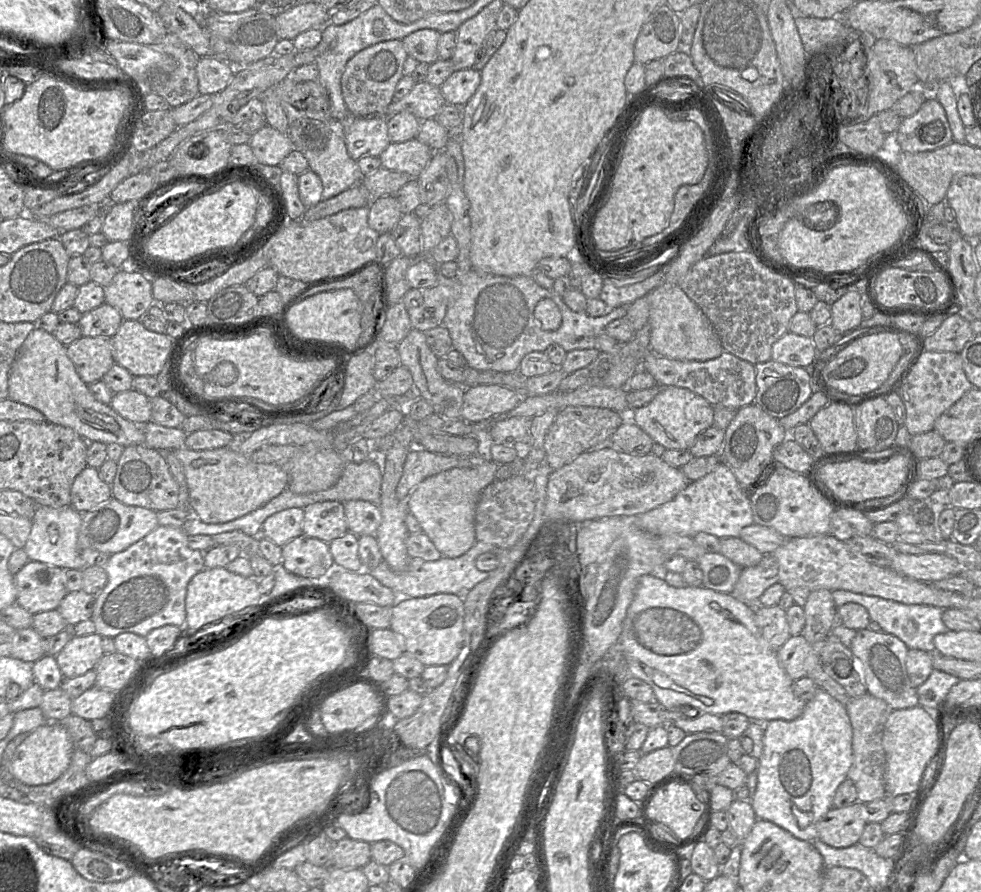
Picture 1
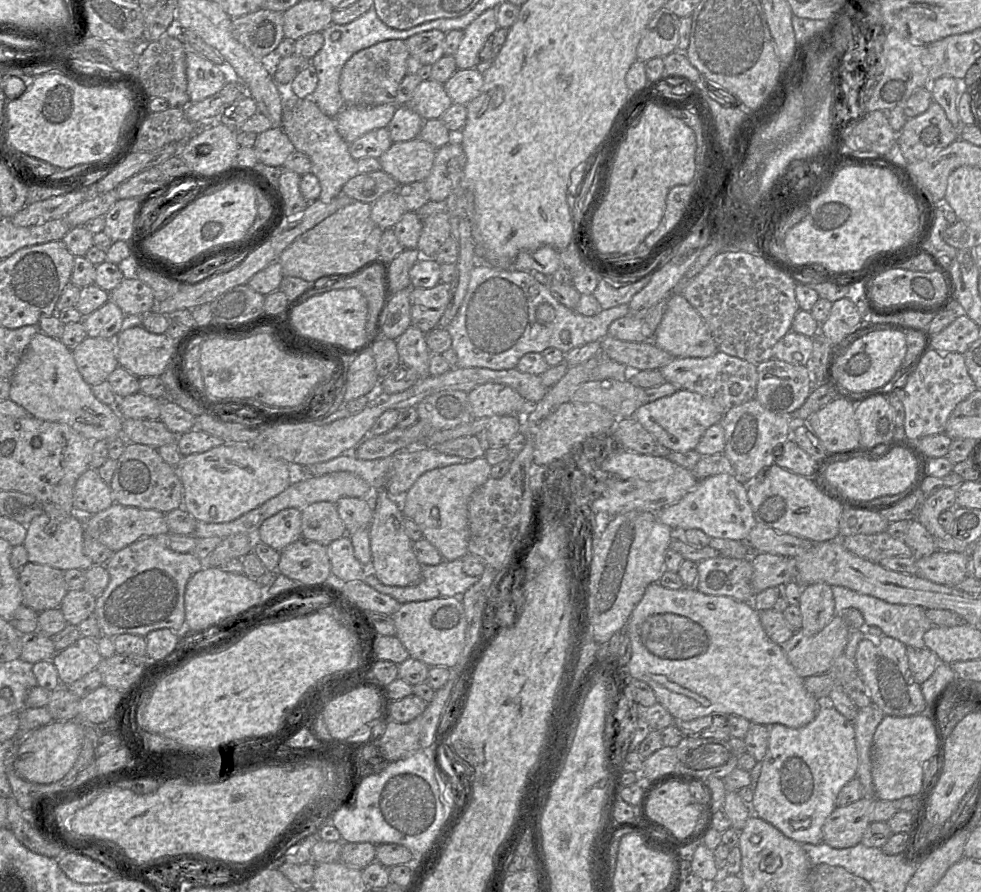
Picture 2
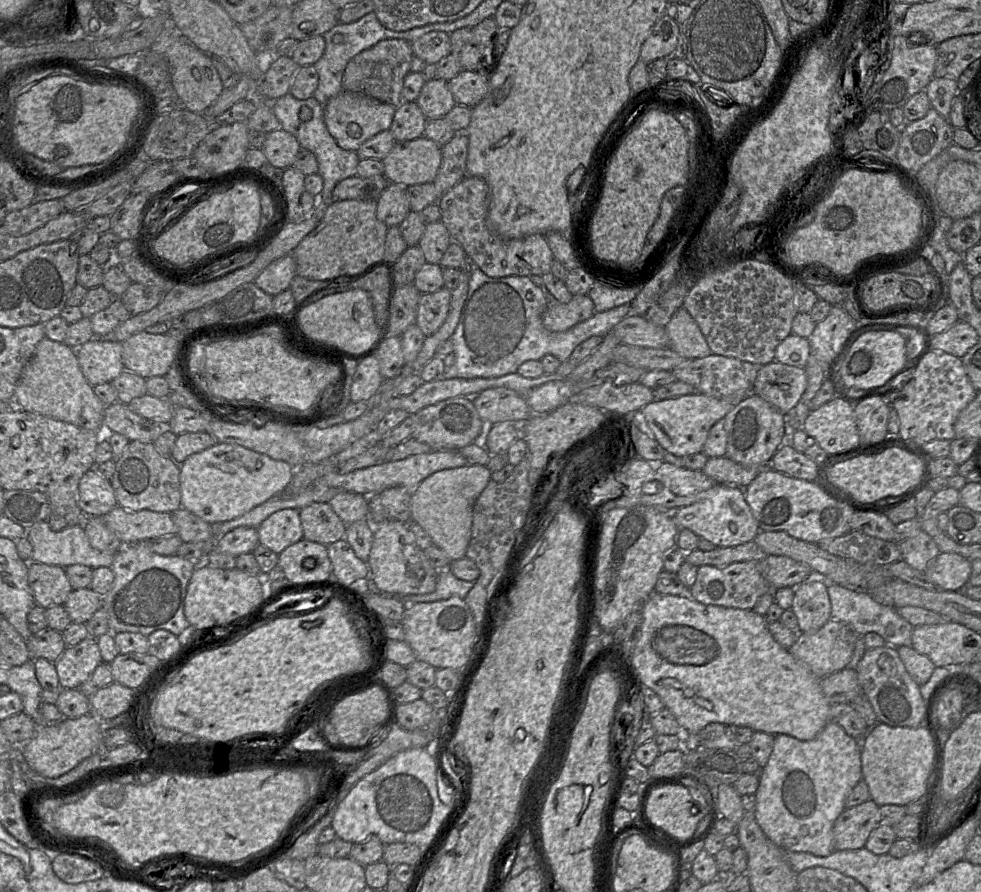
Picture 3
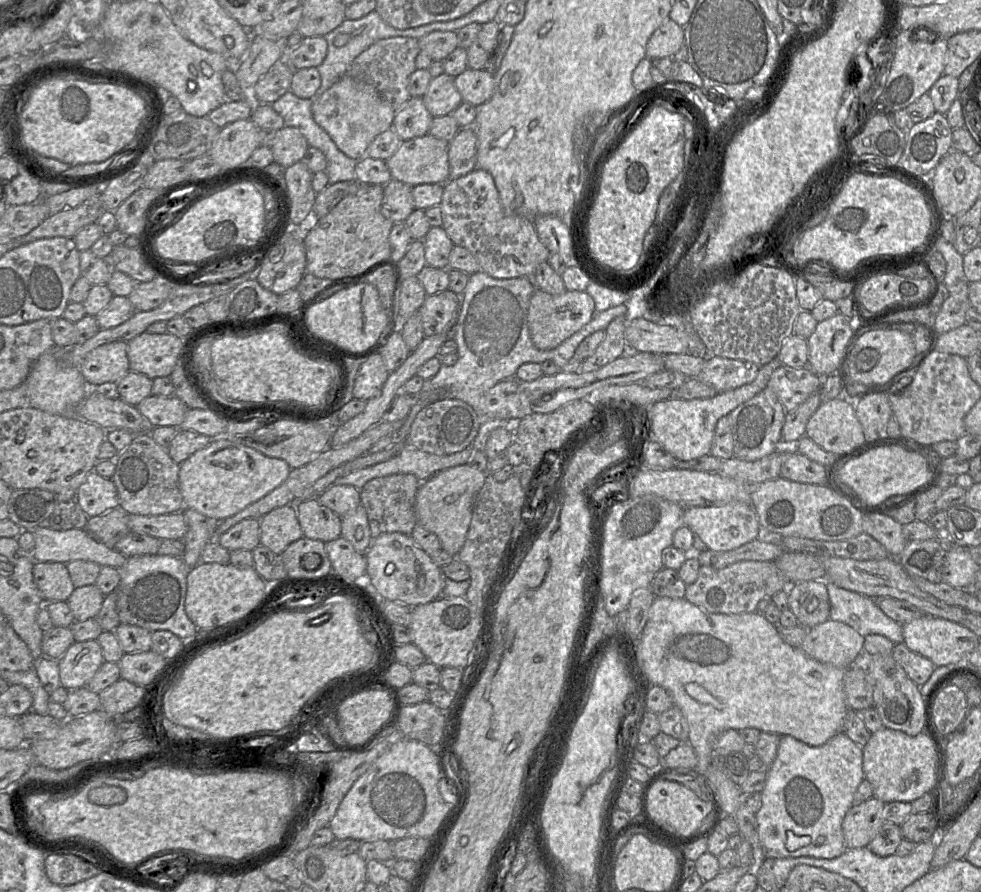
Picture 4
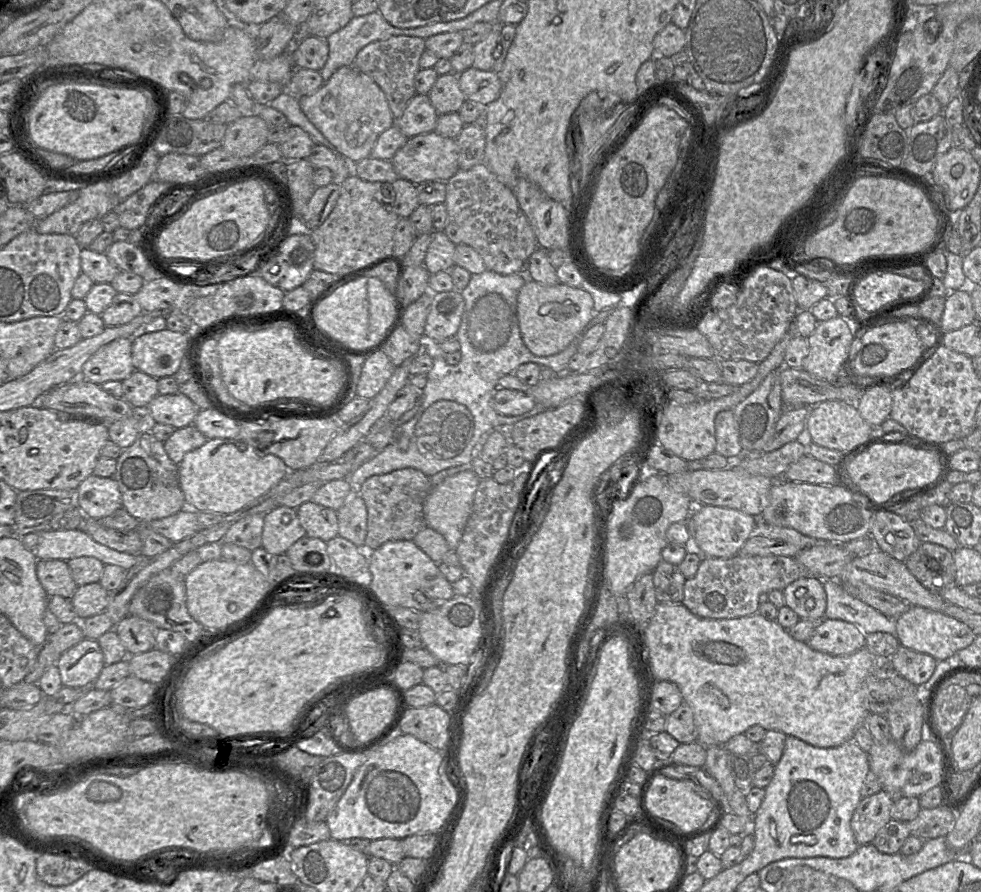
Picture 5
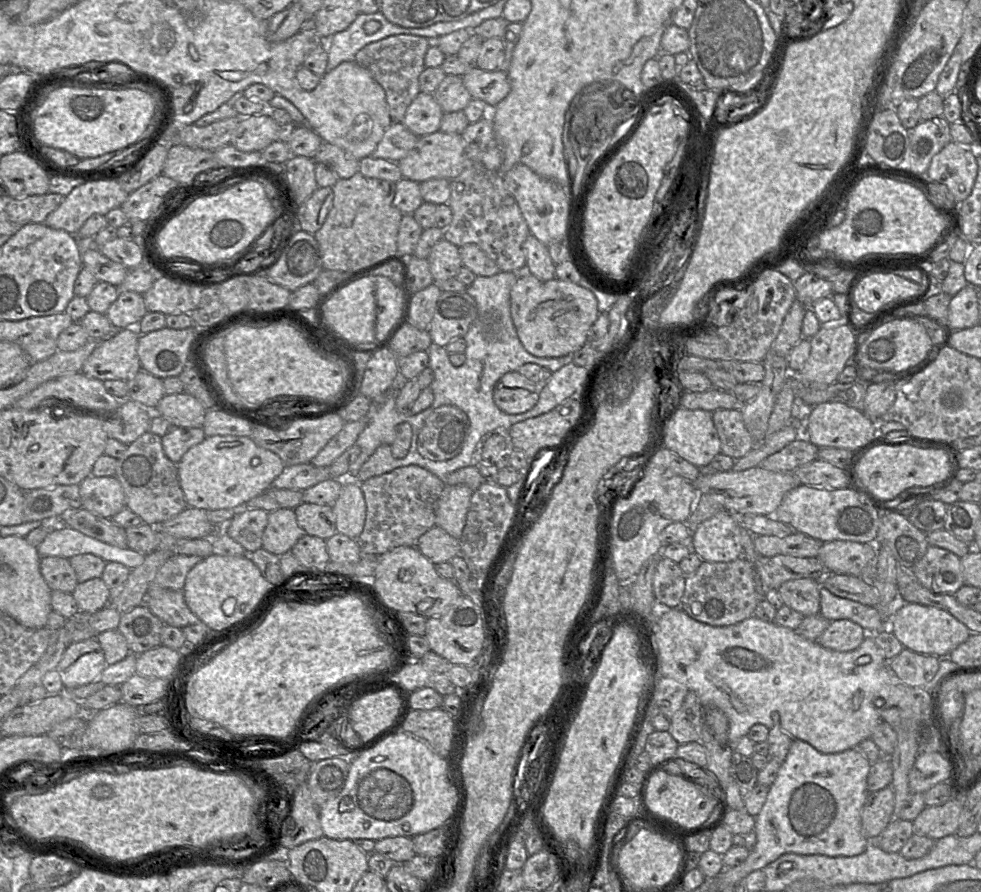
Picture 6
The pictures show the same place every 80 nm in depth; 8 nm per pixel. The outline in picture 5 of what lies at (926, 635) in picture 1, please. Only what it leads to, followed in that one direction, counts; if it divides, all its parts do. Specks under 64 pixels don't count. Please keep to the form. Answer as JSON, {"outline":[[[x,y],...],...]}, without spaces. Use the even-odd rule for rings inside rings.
{"outline":[[[823,580],[823,585],[827,595],[824,618],[853,623],[866,635],[885,632],[896,636],[895,619],[850,595],[838,580]]]}

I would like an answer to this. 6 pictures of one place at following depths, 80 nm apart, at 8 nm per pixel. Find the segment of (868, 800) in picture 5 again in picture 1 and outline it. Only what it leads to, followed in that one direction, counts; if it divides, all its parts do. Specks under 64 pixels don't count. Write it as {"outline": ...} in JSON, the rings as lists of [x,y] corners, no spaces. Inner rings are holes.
{"outline":[[[855,803],[843,808],[831,808],[816,824],[817,838],[834,848],[847,848],[858,843],[866,822],[862,819],[862,803]]]}

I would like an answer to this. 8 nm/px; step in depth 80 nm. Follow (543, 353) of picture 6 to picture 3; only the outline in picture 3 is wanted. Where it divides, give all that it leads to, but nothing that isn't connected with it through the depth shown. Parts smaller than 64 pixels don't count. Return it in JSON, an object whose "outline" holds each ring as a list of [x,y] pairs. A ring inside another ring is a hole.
{"outline":[[[573,295],[568,303],[549,300],[543,314],[543,325],[552,332],[563,332],[583,322],[595,313],[595,305],[588,295]]]}

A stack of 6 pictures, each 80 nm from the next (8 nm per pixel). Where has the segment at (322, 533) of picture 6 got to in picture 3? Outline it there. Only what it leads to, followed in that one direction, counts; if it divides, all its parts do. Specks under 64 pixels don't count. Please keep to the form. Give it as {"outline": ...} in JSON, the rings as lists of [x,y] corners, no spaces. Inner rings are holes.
{"outline":[[[312,502],[299,509],[303,538],[329,545],[345,537],[345,524],[327,502]]]}

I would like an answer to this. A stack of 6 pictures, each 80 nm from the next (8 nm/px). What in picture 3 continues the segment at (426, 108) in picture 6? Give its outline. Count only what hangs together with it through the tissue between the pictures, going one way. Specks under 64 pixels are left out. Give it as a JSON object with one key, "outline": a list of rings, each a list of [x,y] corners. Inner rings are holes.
{"outline":[[[415,101],[402,102],[396,107],[390,131],[396,142],[411,141],[424,136],[427,120]]]}

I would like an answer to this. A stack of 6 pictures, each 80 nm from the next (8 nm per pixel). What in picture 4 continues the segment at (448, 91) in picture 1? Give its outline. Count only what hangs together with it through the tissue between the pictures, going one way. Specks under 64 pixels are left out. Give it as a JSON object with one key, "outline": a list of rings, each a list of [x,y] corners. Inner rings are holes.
{"outline":[[[467,68],[454,78],[454,84],[463,102],[477,107],[488,101],[494,92],[494,75],[486,69]]]}

